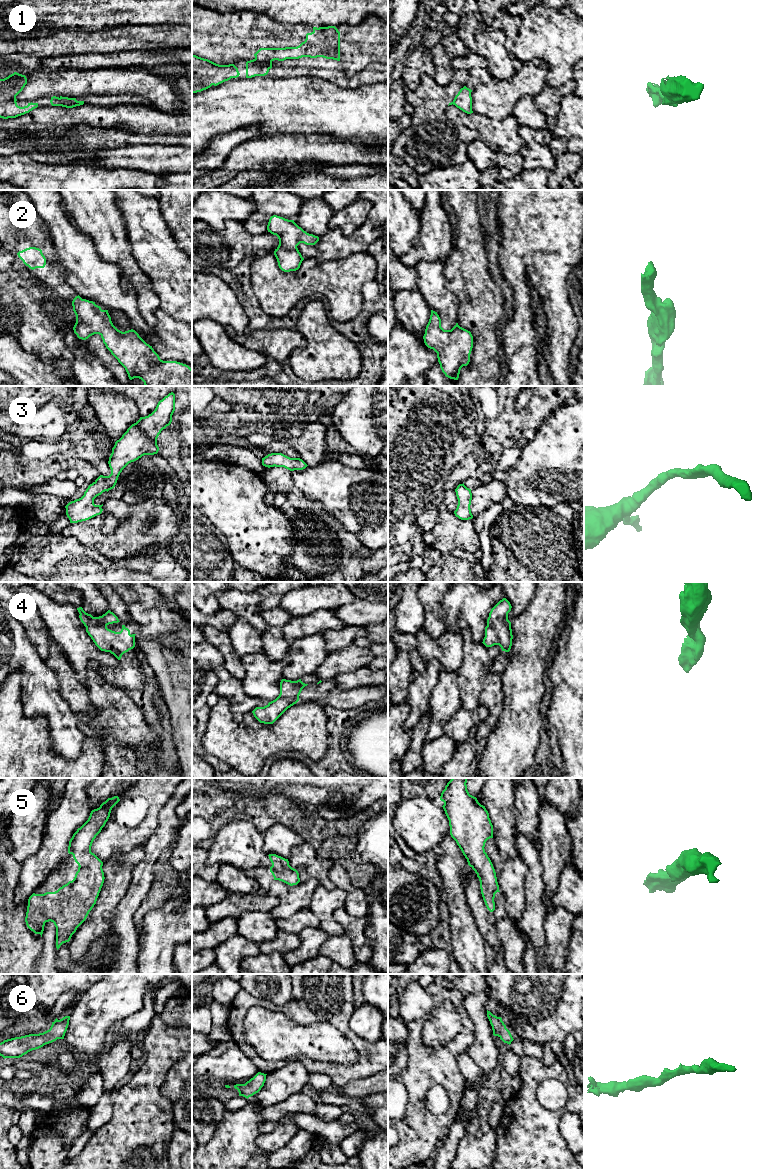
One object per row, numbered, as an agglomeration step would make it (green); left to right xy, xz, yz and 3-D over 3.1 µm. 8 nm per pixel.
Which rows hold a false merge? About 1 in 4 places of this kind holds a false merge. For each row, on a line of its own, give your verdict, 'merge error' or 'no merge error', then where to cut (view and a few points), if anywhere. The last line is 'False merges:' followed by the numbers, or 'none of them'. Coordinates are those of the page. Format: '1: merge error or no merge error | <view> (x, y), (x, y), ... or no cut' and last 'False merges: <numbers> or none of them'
1: merge error | xz (251, 60), (271, 62)
2: no merge error | no cut
3: no merge error | no cut
4: no merge error | no cut
5: no merge error | no cut
6: no merge error | no cut
False merges: 1

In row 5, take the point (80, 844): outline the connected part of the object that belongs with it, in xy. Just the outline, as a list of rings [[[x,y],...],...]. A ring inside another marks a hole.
[[[114,796],[92,810],[88,820],[70,839],[68,853],[73,855],[79,866],[74,879],[55,892],[33,893],[28,899],[27,927],[42,937],[45,923],[53,922],[57,950],[70,941],[96,904],[105,877],[103,862],[91,852],[91,846],[119,801],[119,797]]]

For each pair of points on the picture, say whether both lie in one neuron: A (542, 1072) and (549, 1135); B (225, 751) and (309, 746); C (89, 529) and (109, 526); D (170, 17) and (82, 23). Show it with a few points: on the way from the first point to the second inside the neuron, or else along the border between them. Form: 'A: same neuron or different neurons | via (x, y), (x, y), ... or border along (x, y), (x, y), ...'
A: same neuron | via (529, 1085), (529, 1113), (536, 1120)
B: same neuron | via (246, 744), (257, 741), (288, 741)
C: different neurons | border along (120, 520), (112, 532), (102, 531)
D: same neuron | via (148, 14), (104, 14)

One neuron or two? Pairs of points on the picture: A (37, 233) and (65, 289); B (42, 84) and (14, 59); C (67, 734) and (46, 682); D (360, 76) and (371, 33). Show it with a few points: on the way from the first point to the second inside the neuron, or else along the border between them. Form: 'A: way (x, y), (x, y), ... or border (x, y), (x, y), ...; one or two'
A: way (37, 247), (37, 256), (41, 265), (51, 275); one
B: border (36, 70), (60, 70); two
C: way (61, 721), (56, 709), (50, 703), (50, 695); one
D: border (377, 62), (372, 62), (354, 74); two

